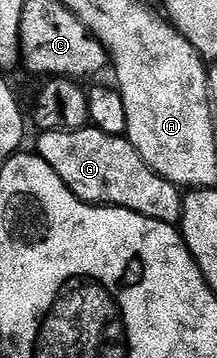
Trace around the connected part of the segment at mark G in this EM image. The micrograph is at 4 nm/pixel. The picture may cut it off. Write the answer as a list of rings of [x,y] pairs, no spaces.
[[[90,124],[80,130],[45,130],[38,135],[33,146],[38,154],[82,202],[93,206],[116,206],[137,212],[149,220],[161,220],[178,227],[183,221],[184,191],[173,185],[165,176],[153,172],[149,164],[122,134],[110,134]]]

